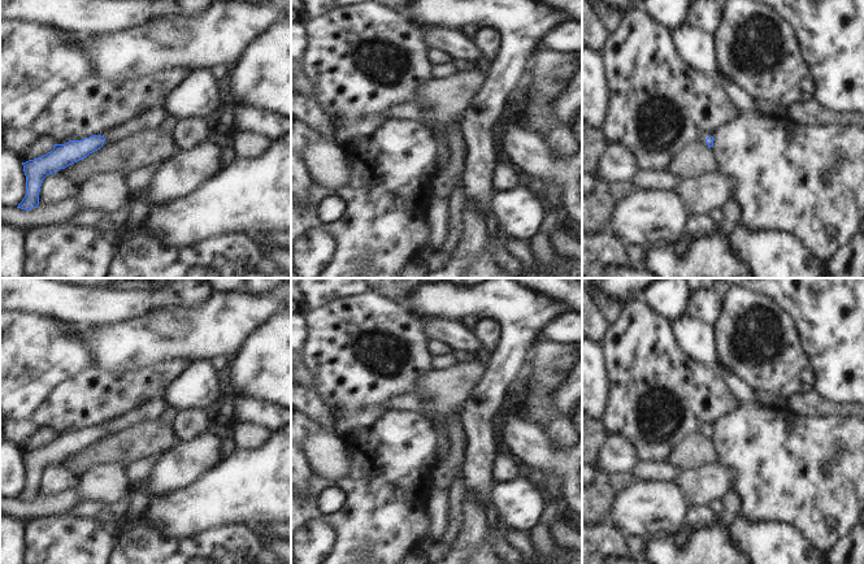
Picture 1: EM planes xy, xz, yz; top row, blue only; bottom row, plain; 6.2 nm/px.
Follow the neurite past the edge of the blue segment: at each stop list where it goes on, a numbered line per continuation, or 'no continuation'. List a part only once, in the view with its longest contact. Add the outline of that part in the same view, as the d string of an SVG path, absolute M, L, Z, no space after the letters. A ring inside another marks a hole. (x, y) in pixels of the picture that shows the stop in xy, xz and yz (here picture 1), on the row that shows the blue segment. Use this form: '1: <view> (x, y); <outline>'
1: xy (151, 118); M162 105L151 107L138 116L127 120L126 122L117 125L109 130L104 130L103 133L99 133L96 135L105 138L103 147L109 146L125 138L130 138L138 133L159 129L160 123L166 116L168 113Z

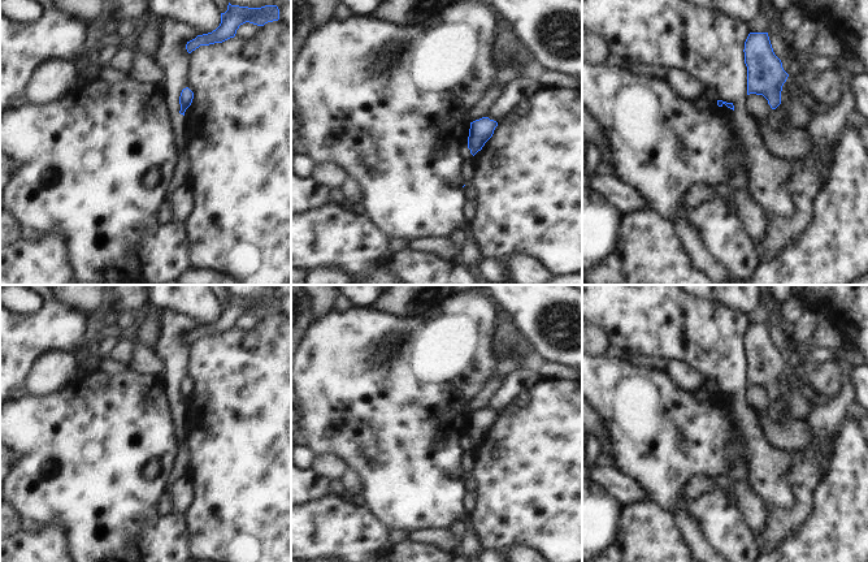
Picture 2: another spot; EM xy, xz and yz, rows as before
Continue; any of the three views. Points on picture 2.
no continuation

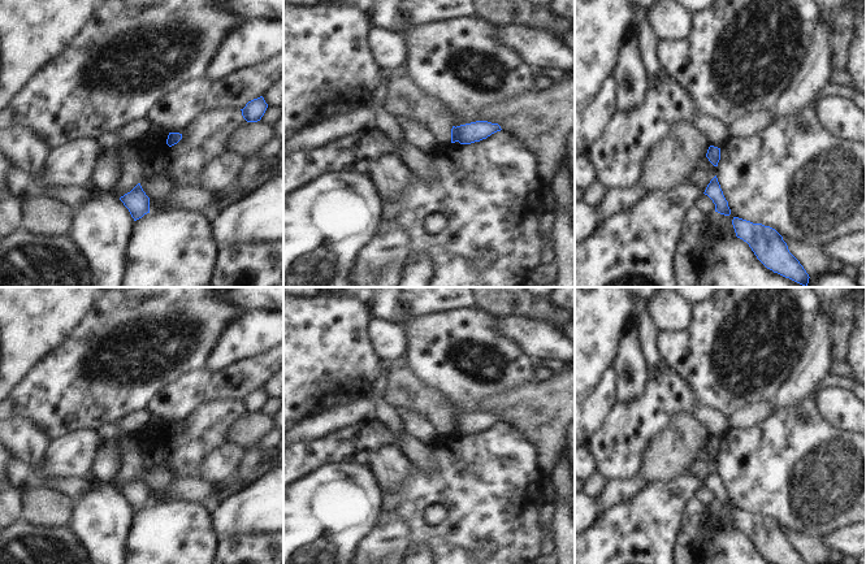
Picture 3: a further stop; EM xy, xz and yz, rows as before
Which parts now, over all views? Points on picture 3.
no continuation

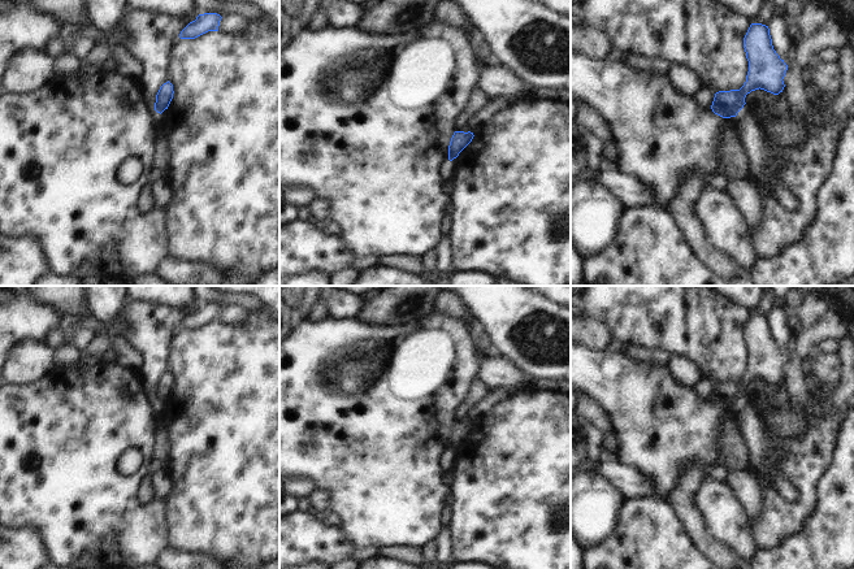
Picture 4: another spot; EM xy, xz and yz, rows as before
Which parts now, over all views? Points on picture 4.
no continuation

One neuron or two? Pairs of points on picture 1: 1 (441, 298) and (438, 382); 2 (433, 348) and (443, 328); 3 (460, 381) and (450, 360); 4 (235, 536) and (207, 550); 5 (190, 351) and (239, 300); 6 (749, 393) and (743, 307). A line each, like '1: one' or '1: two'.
1: two
2: two
3: two
4: one
5: one
6: two

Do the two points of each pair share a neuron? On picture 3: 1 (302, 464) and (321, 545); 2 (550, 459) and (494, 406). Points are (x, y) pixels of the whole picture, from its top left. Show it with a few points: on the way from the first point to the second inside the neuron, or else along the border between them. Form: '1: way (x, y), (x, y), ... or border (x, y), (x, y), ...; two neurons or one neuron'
1: border (333, 463), (320, 465), (297, 481); two neurons
2: way (548, 442), (511, 406); one neuron

